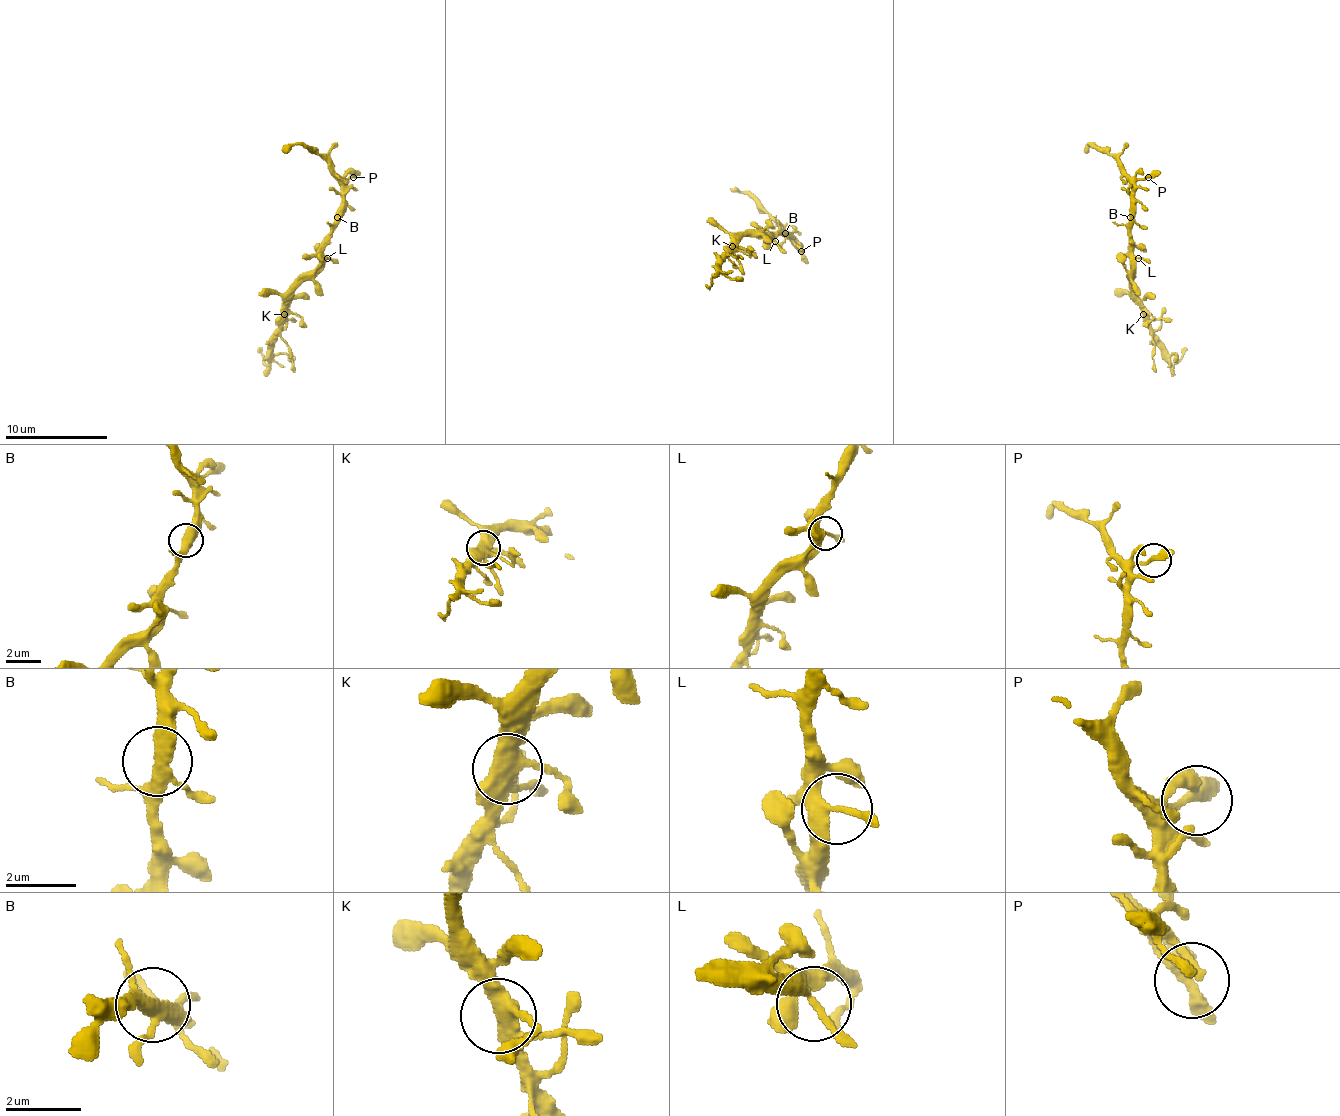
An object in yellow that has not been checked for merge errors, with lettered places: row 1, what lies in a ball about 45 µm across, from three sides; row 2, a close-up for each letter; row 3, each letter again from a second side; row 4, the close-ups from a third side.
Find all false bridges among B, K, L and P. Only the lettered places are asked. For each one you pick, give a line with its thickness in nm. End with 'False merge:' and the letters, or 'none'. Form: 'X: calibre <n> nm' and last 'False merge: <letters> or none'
False merge: none

